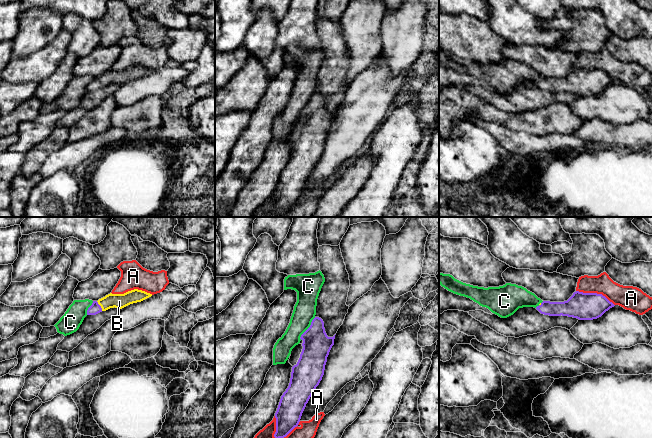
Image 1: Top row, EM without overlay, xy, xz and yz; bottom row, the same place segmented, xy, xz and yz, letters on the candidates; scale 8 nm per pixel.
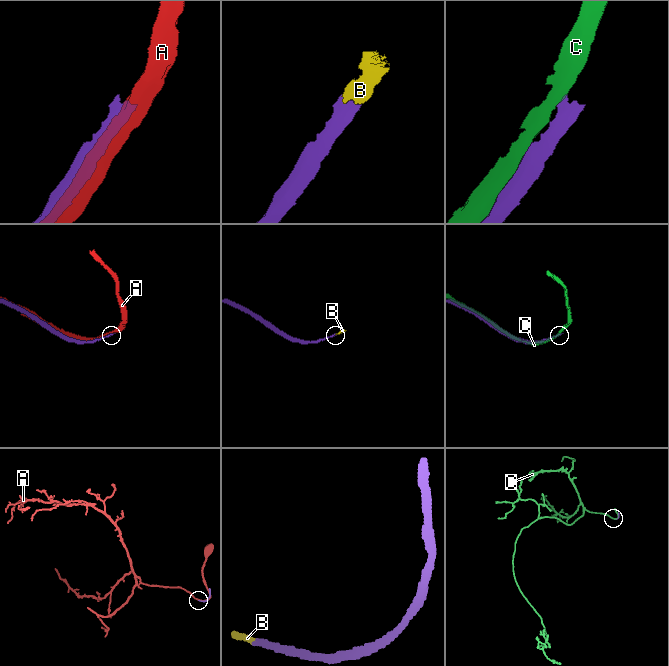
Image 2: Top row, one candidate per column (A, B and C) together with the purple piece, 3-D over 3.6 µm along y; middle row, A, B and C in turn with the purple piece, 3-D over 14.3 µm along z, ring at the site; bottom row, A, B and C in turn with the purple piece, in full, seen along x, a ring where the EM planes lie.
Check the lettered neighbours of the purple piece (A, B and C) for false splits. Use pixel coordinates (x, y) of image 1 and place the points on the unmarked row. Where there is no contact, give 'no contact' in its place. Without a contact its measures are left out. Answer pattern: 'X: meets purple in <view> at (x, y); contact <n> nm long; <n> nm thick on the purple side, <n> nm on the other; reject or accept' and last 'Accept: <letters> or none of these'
A: meets purple in yz at (595, 69); contact 340 nm long; 220 nm thick on the purple side, 180 nm on the other; reject
B: meets purple in xy at (100, 82); contact 90 nm long; 90 nm thick on the purple side, 120 nm on the other; accept
C: meets purple in xz at (308, 104); contact 220 nm long; 220 nm thick on the purple side, 180 nm on the other; reject
Accept: B

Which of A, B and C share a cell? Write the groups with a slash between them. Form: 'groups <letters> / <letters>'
groups A / B / C

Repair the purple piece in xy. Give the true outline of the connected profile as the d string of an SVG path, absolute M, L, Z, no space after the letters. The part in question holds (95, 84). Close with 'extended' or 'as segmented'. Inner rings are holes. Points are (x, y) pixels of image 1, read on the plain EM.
M134 65L124 70L108 70L98 77L93 77L92 81L87 86L87 91L96 91L110 84L122 85L130 80L141 78L152 70L142 66Z; extended

